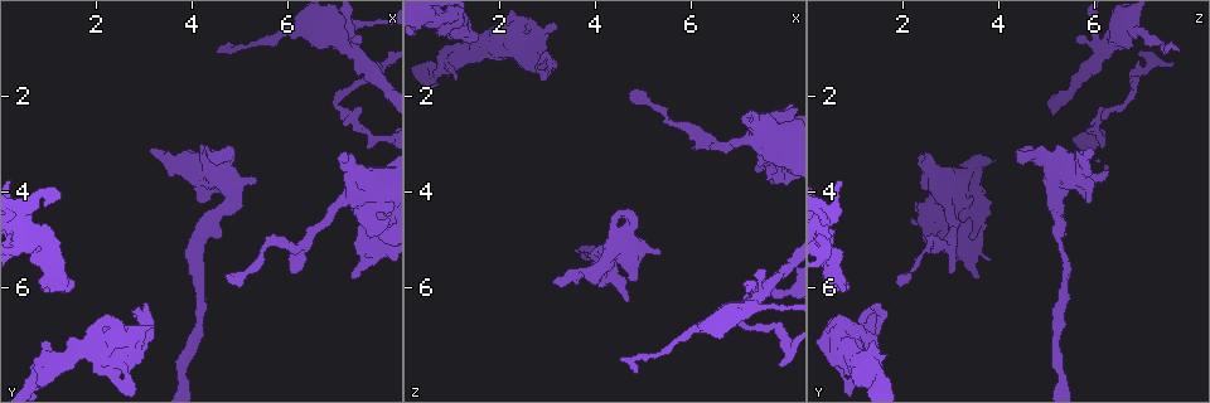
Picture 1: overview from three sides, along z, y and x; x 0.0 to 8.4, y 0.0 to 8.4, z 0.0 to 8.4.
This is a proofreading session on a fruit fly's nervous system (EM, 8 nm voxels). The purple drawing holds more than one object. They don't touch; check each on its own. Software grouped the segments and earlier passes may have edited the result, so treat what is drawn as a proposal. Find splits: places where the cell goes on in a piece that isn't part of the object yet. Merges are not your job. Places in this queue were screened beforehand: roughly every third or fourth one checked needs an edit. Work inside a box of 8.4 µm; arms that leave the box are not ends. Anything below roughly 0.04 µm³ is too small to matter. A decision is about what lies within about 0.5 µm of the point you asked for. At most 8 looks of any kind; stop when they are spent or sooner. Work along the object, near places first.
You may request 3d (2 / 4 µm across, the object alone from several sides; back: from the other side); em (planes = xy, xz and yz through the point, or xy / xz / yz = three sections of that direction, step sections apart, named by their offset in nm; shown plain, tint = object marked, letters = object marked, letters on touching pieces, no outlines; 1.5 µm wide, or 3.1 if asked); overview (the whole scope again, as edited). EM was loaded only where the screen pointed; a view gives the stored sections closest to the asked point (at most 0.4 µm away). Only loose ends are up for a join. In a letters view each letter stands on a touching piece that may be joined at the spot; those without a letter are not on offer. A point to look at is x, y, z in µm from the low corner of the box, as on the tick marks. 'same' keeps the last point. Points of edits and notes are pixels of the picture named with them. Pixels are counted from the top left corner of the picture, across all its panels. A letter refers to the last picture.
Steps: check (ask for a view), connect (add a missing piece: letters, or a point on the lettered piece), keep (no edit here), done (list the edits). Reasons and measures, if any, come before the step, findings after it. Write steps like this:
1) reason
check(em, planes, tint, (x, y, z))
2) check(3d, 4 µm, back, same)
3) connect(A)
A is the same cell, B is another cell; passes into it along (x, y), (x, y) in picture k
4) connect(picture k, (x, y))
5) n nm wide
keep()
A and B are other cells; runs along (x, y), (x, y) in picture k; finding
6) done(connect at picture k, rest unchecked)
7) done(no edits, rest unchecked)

free end
check(3d, 2 µm, back, (1.55, 5.85, 0.85))

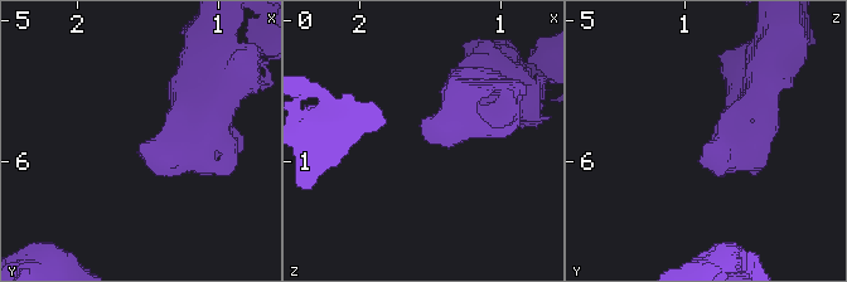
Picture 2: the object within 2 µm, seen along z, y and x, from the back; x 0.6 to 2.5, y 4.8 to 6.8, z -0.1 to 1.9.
check(em, planes, letters, (1.58, 5.86, 0.80))

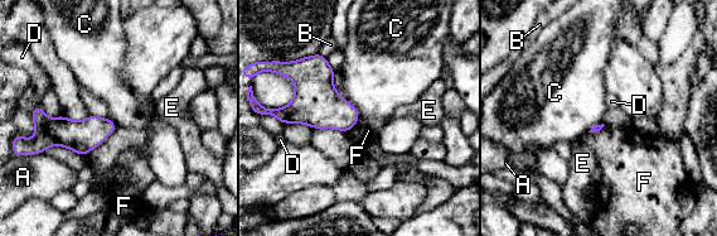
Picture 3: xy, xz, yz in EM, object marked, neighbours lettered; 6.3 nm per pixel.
keep()
A, B, C, D, E and F are other cells; border along (337, 91), (357, 110), (359, 116) in picture 3; no lettered piece goes on from it

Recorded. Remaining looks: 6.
check(em, xy, step 4, letters, (4.70, 3.65, 5.85))

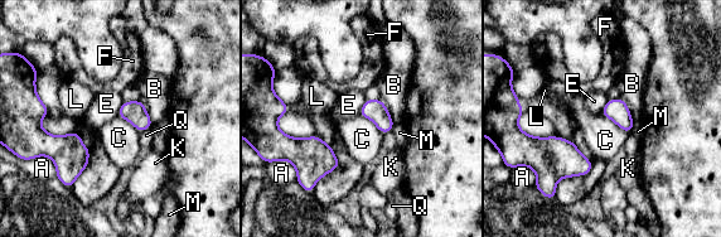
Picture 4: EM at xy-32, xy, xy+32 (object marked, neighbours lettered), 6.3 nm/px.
cut it another way
check(em, planes, letters, same)

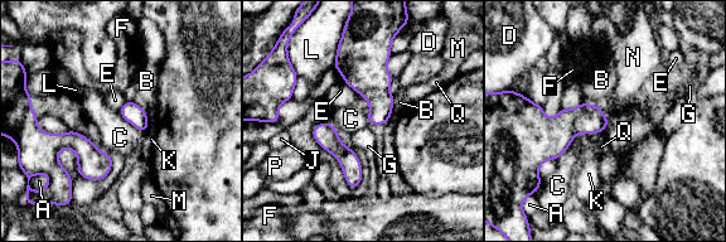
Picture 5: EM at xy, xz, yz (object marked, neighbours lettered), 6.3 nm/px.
keep()
A, B, C, D, E, F, G, J, K, L, M, N, P and Q are other cells; border along (358, 92), (369, 105), (369, 124) in picture 5; no lettered piece goes on from it

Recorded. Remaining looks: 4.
stops while still wide
check(3d, 4 µm, (7.20, 3.20, 2.50))

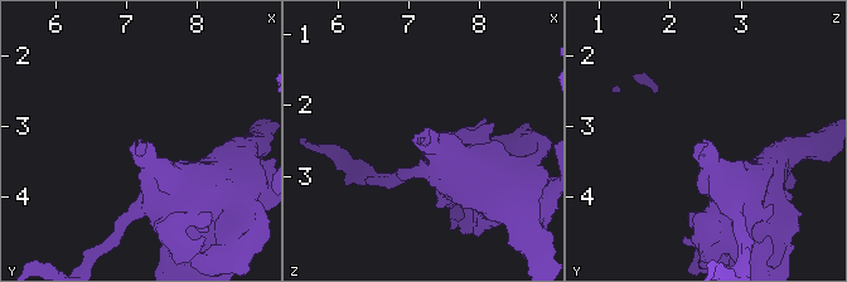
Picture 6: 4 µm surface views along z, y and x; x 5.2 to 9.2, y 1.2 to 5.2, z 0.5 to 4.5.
need the tissue
check(em, xy, step 4, letters, (7.20, 3.20, 2.45))

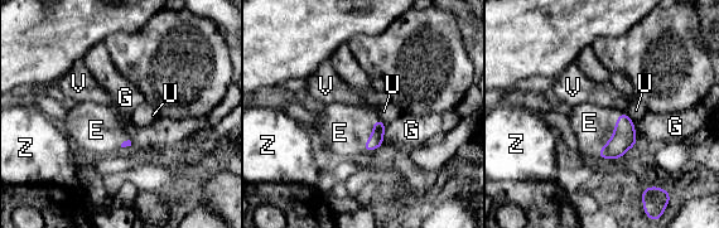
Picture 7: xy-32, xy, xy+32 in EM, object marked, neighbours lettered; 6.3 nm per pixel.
check(em, planes, letters, same)

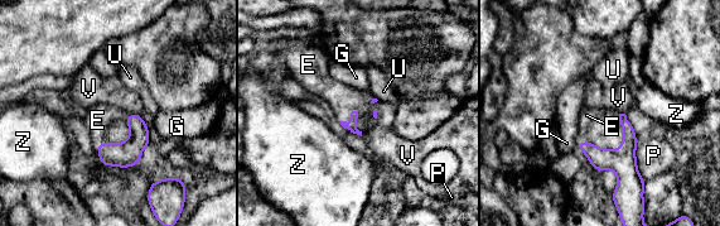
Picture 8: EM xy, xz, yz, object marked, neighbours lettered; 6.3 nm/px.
connect(E)
E is the same cell, G, P, U, V and Z are other cells; passes into it along (126, 154), (96, 147), (97, 120) in picture 8; the cell continues

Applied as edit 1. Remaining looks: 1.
done(connect at picture 8, rest unchecked)

